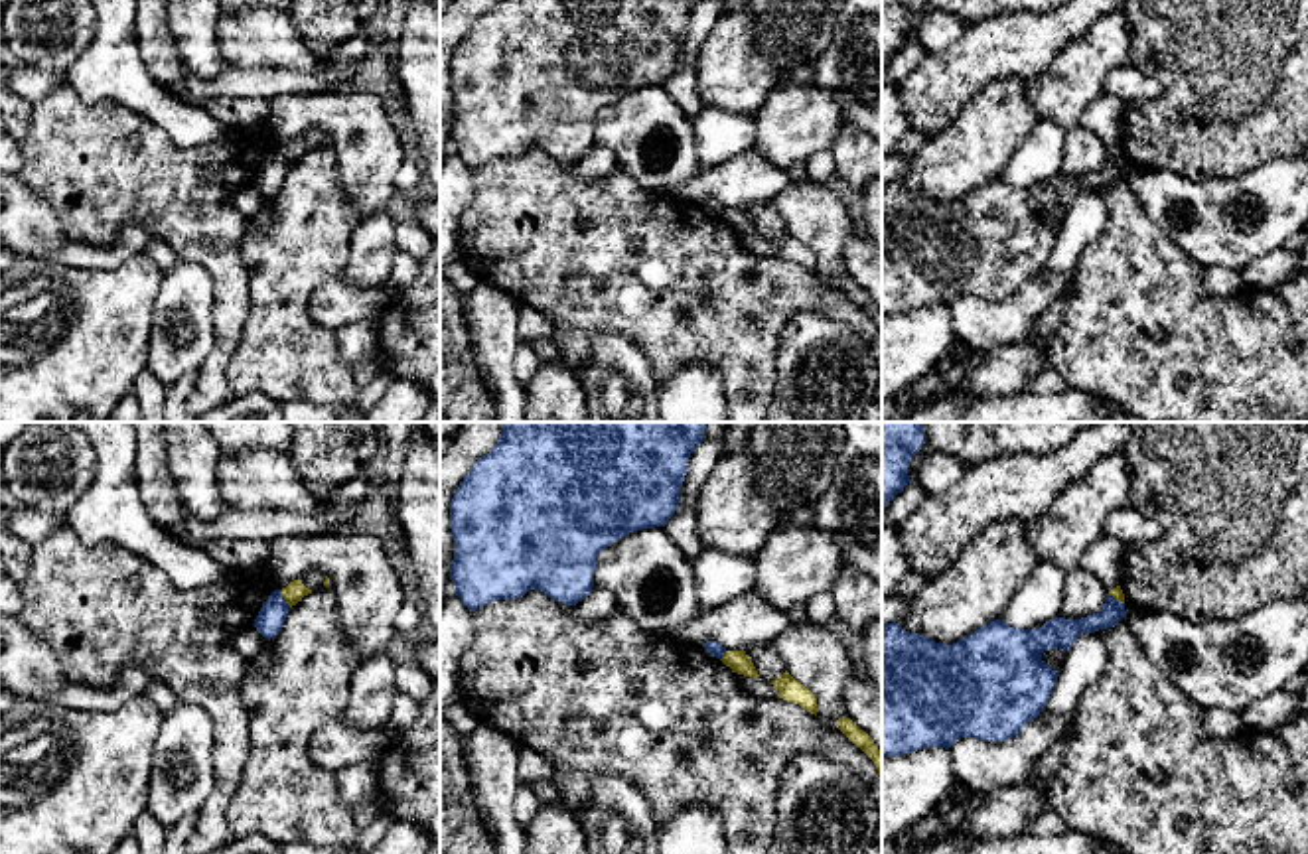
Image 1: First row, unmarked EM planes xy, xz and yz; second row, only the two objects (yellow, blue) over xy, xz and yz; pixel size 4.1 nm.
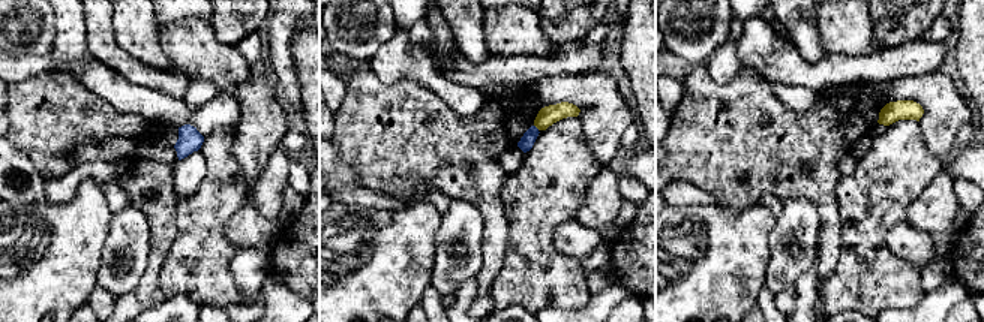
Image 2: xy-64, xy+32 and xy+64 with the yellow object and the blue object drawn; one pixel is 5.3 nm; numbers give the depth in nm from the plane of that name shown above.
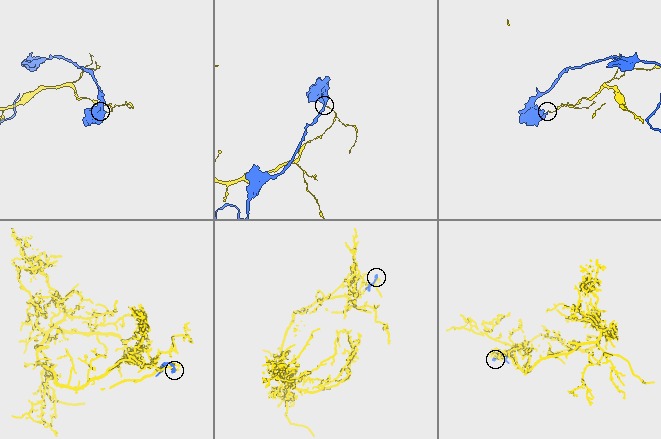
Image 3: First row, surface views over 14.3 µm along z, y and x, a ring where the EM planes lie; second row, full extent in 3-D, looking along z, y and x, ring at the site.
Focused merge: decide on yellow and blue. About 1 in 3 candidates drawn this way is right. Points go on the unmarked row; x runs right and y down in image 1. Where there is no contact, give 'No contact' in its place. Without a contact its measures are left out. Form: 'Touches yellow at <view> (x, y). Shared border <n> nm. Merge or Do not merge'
Touches yellow at xy (283, 154). Shared border 90 nm. Do not merge

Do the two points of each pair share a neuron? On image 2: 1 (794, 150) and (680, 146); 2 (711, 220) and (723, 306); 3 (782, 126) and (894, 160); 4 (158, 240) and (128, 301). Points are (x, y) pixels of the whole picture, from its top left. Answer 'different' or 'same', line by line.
1: same
2: same
3: different
4: same

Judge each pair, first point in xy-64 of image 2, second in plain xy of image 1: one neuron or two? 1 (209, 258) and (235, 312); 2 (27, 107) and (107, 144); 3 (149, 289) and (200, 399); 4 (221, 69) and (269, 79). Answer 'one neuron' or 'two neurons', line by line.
1: two neurons
2: one neuron
3: one neuron
4: two neurons

